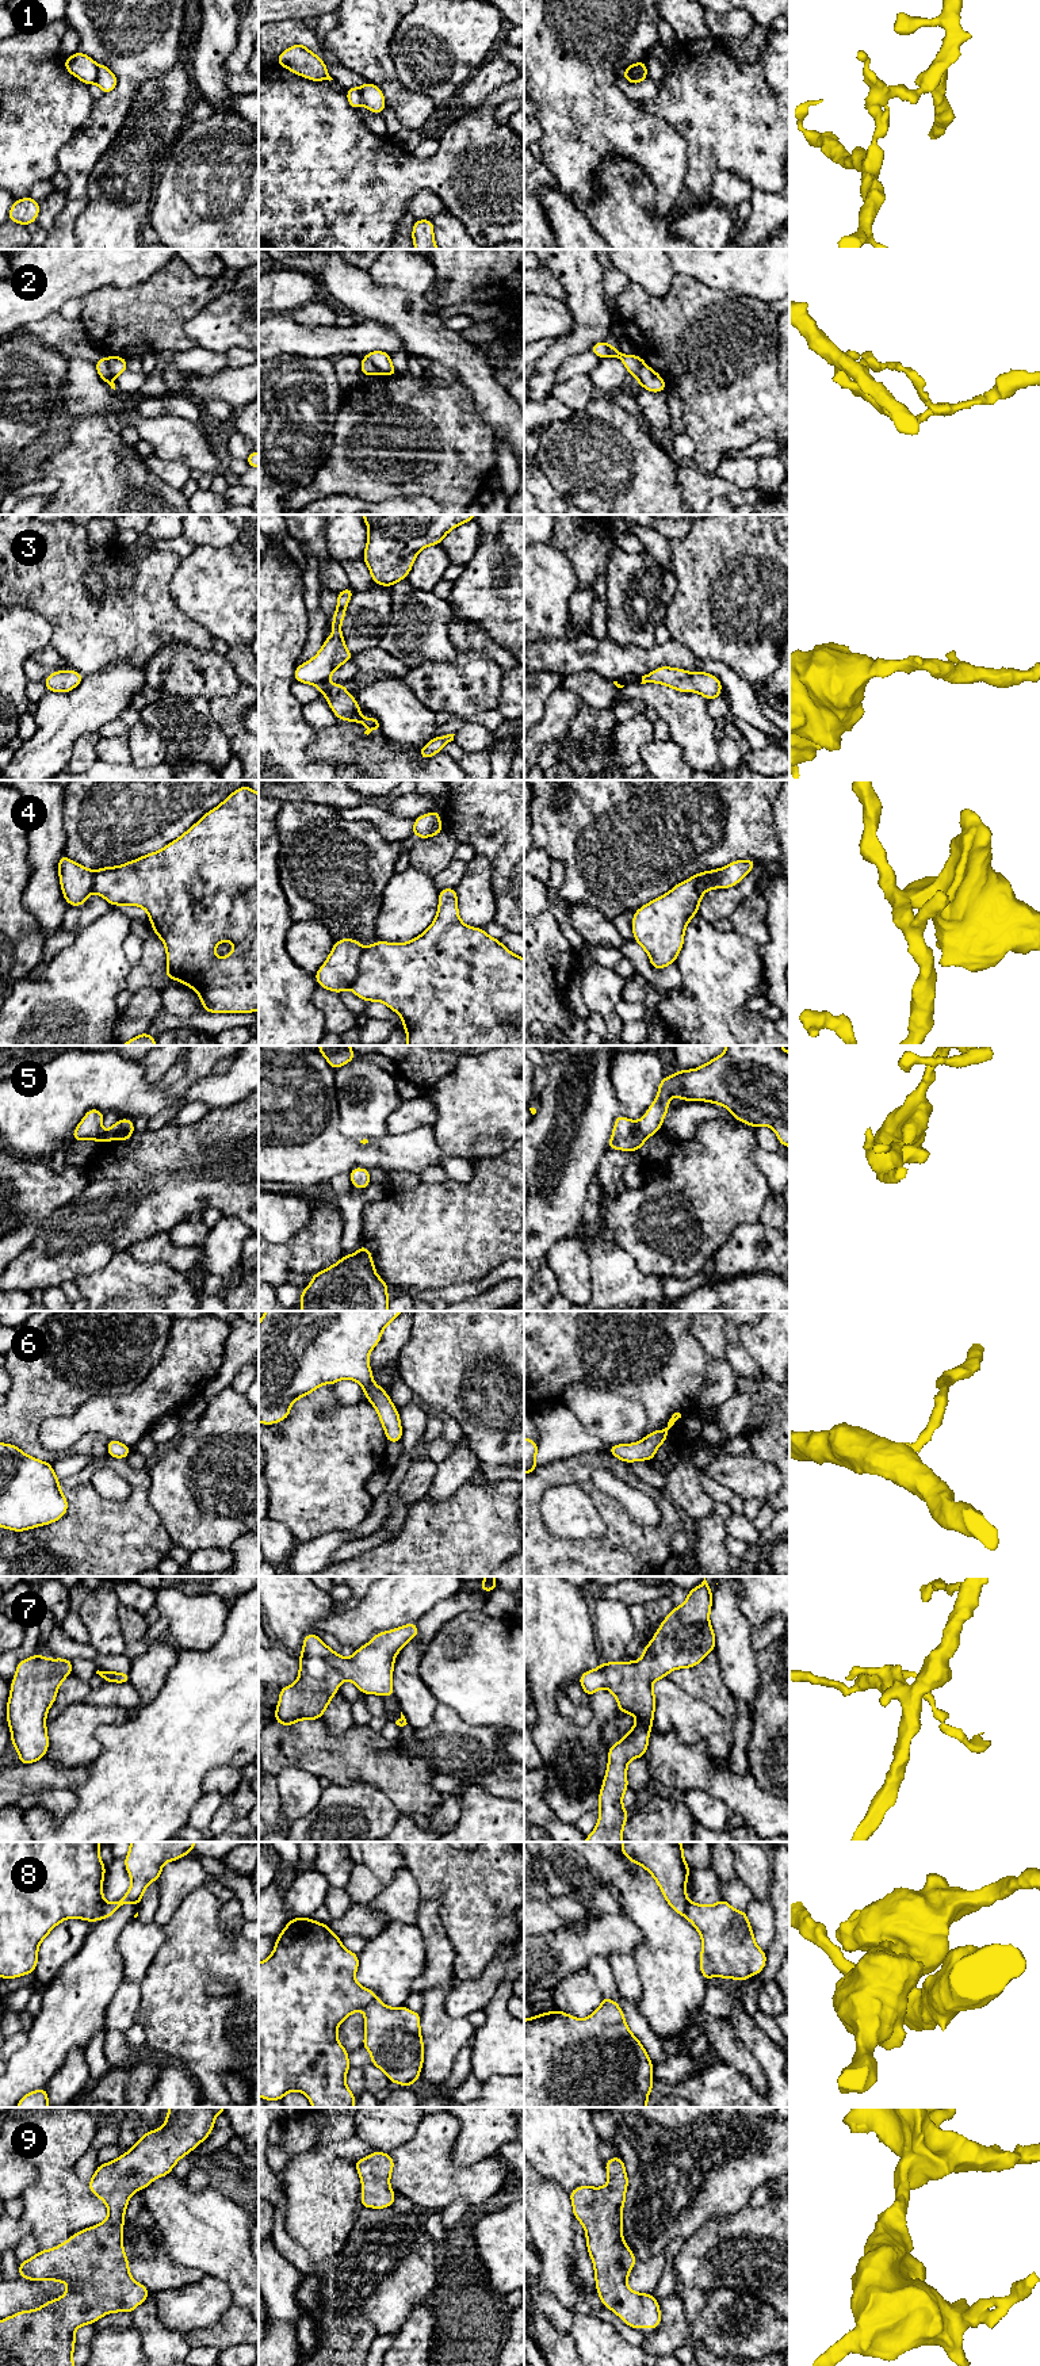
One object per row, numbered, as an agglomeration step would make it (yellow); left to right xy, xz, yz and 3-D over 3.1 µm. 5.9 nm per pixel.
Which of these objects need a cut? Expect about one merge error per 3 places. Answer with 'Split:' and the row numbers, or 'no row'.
Split: 1, 2, 4, 8

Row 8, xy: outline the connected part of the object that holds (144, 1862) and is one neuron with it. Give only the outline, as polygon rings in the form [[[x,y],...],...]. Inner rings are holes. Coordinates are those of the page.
[[[130,1842],[130,1851],[123,1858],[131,1878],[131,1887],[115,1903],[104,1903],[102,1919],[108,1919],[126,1903],[139,1906],[146,1887],[160,1878],[162,1865],[188,1855],[196,1842]]]

